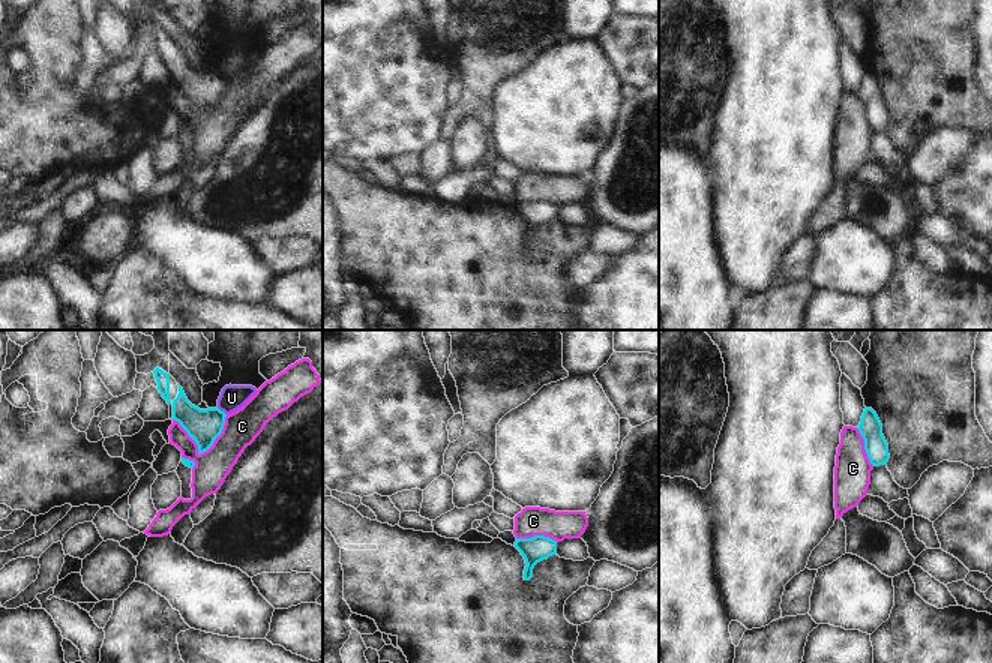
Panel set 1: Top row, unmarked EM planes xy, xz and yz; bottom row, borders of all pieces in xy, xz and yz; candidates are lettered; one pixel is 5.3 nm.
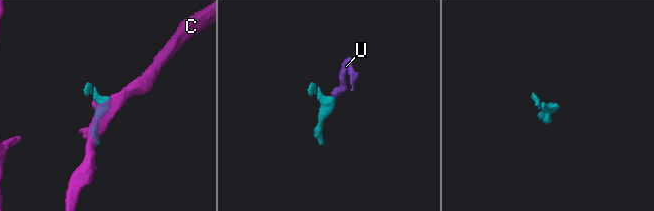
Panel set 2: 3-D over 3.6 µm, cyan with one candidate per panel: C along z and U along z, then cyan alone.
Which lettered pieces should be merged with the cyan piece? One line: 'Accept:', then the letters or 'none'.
Accept: none

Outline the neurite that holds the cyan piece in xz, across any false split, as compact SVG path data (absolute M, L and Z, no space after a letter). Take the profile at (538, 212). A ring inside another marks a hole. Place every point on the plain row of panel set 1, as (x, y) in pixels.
M545 200L516 202L515 212L521 216L527 228L524 244L530 244L533 242L533 232L537 226L557 218L557 206Z

